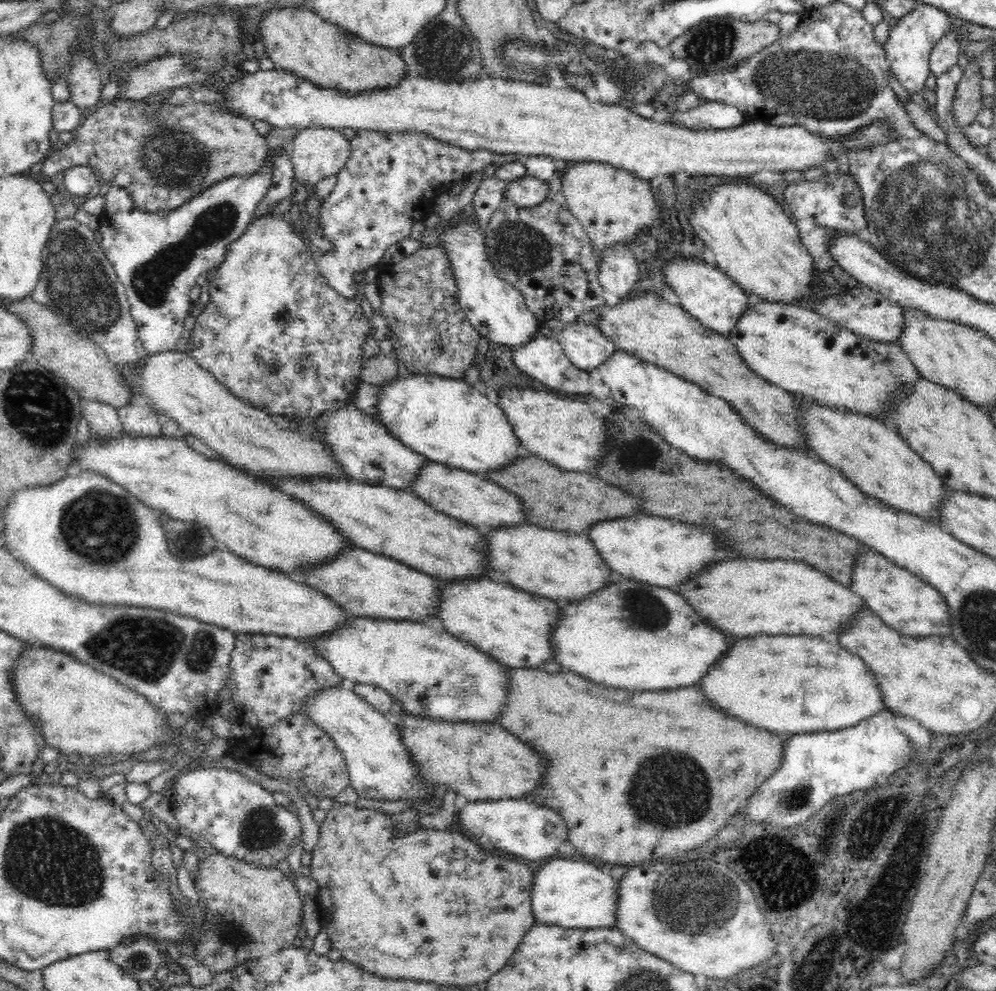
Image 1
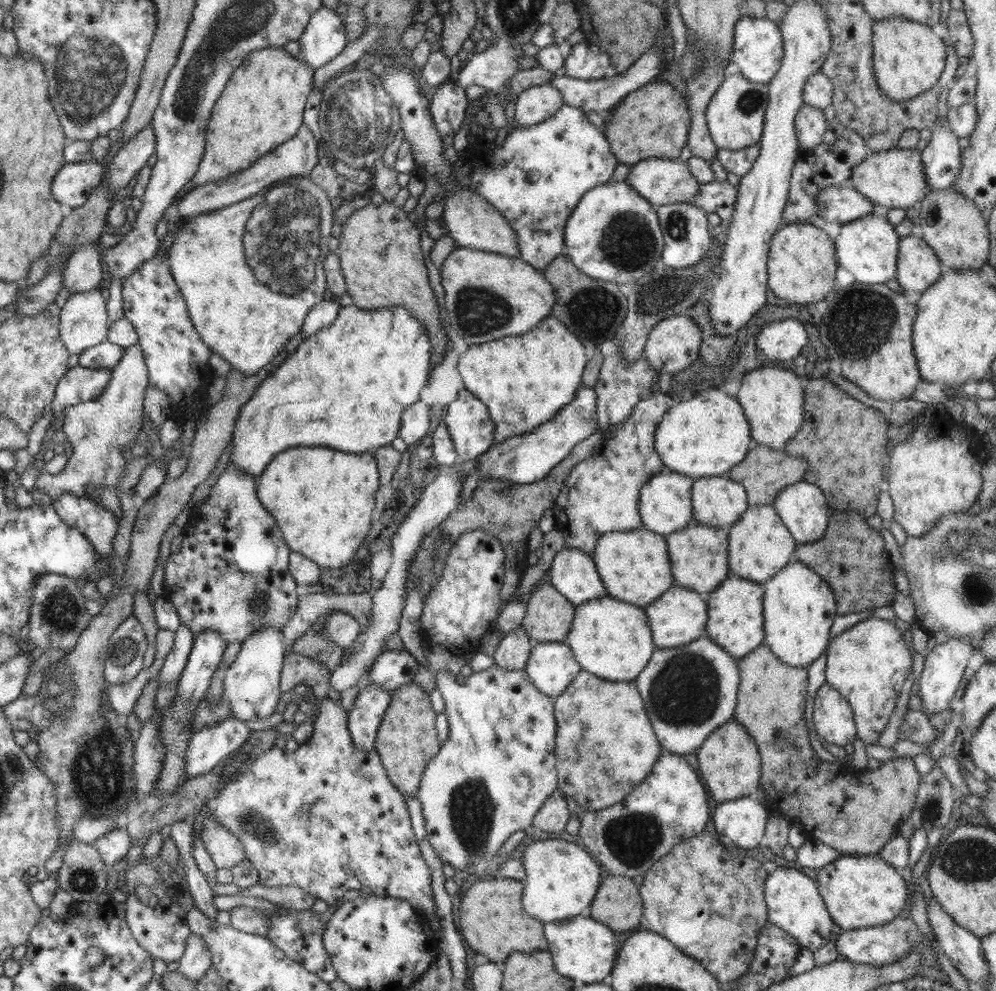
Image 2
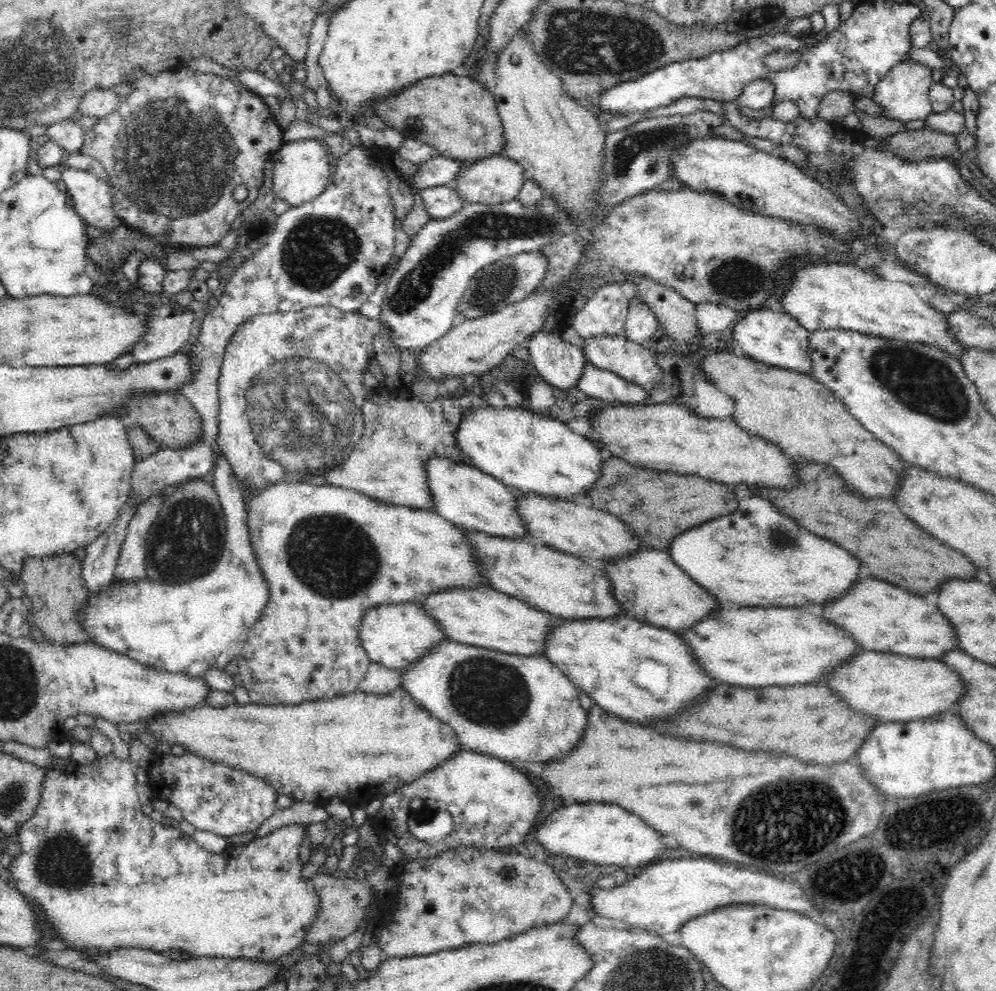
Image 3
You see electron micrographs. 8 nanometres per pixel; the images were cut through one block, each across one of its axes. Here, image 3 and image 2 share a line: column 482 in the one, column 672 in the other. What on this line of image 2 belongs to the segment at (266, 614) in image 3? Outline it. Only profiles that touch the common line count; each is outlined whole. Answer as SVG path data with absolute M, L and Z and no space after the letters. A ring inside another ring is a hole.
M643 527L603 534L591 557L608 594L642 608L653 603L674 584L665 537Z

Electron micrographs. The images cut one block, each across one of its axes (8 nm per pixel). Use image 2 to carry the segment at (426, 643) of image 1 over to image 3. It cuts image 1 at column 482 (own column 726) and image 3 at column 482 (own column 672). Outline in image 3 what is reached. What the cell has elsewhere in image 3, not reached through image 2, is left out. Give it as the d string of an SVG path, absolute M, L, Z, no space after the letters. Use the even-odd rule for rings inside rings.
M450 639L440 641L435 647L430 647L428 652L415 663L409 664L401 672L401 687L412 695L412 698L432 716L441 720L444 724L448 724L453 728L455 736L459 738L464 749L472 750L475 753L484 753L498 757L503 761L524 761L528 762L544 762L553 761L567 754L579 743L582 733L587 727L587 710L580 707L578 694L579 688L570 680L555 664L552 664L542 655L509 655L500 651L493 651L487 648L475 647Z

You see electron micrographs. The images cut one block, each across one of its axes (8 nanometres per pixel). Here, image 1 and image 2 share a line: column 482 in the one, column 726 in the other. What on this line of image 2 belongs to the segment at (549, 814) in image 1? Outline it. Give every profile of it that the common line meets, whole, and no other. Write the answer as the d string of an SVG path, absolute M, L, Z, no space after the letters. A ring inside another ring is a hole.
M756 796L739 797L720 803L712 814L712 820L718 834L730 838L738 848L749 850L752 853L760 851L765 844L764 829L767 819L768 812Z

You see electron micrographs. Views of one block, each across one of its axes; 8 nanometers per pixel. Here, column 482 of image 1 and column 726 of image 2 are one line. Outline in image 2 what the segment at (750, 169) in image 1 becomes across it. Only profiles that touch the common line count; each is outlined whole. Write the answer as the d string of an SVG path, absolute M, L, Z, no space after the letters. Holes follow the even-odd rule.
M742 73L726 76L716 89L705 112L707 127L716 148L732 151L758 144L763 133L767 106L767 84L750 82Z

